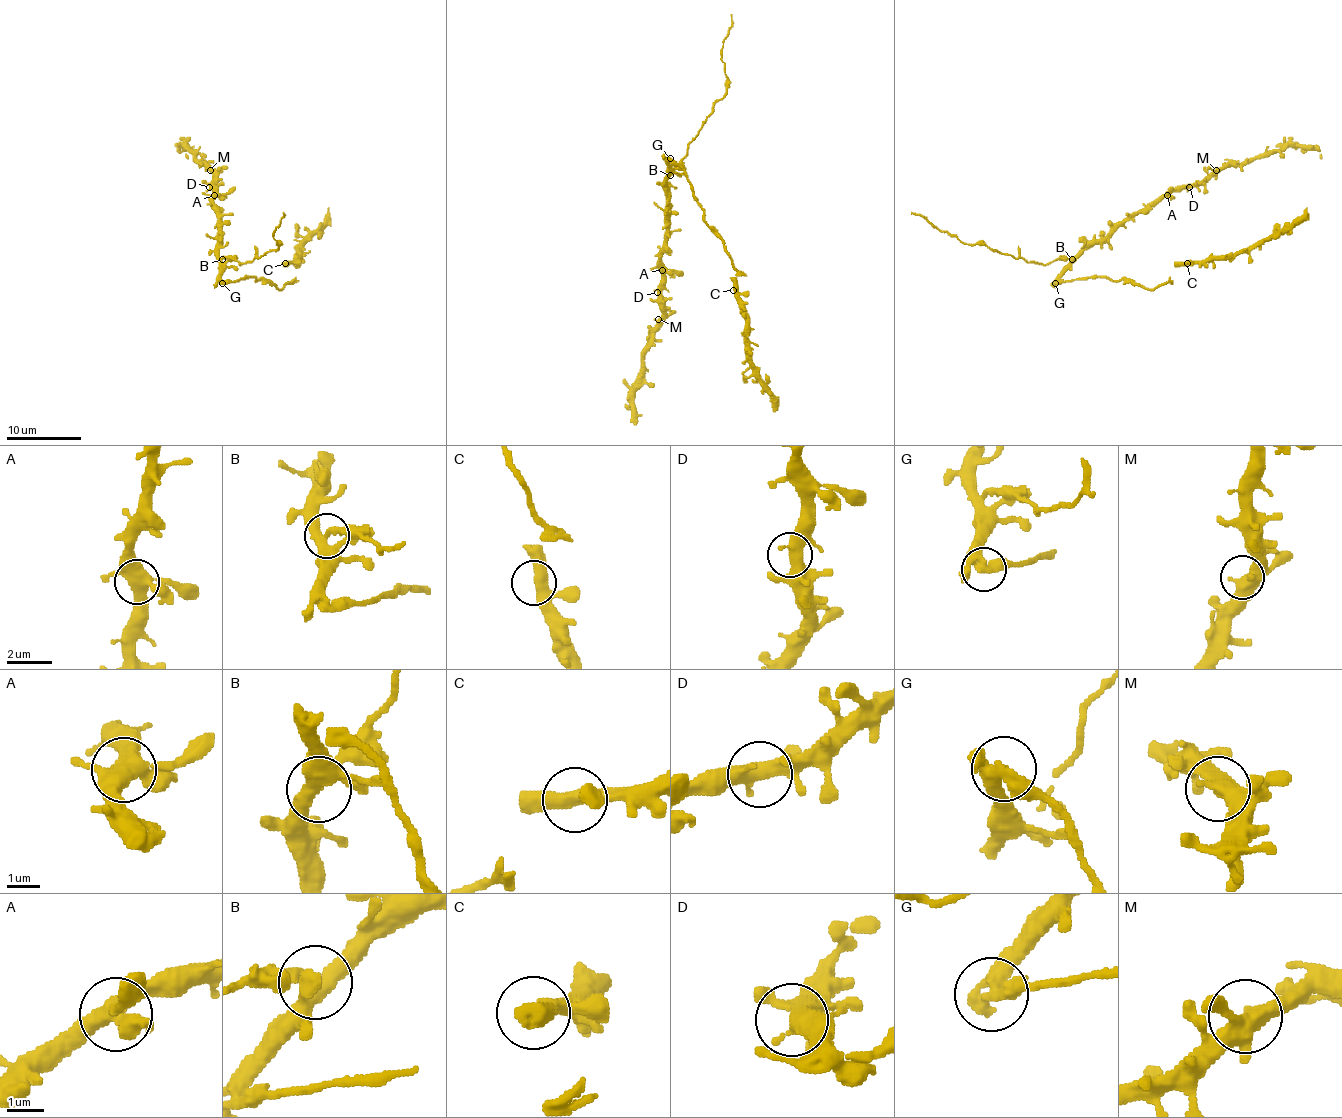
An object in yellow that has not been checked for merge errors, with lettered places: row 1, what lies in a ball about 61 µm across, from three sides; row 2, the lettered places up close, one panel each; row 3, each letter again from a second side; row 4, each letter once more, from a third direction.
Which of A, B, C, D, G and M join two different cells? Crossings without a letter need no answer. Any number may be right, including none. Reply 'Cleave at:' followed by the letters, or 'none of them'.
Cleave at: B, G

